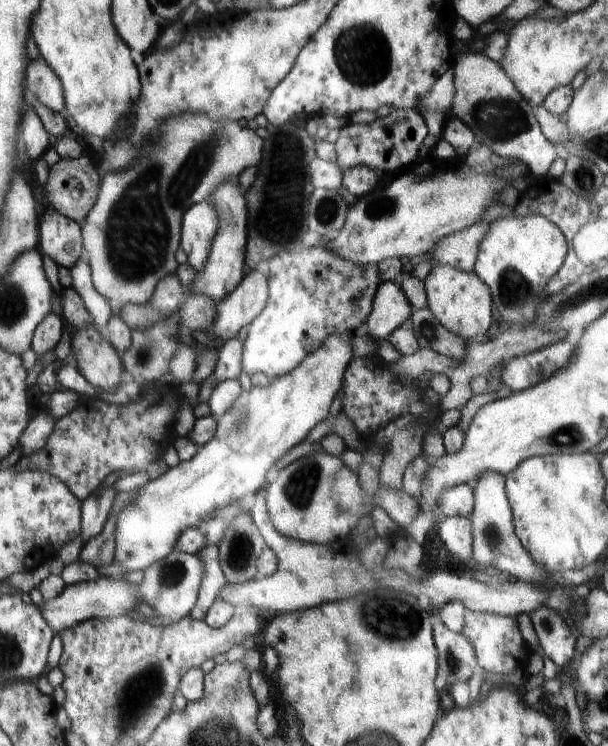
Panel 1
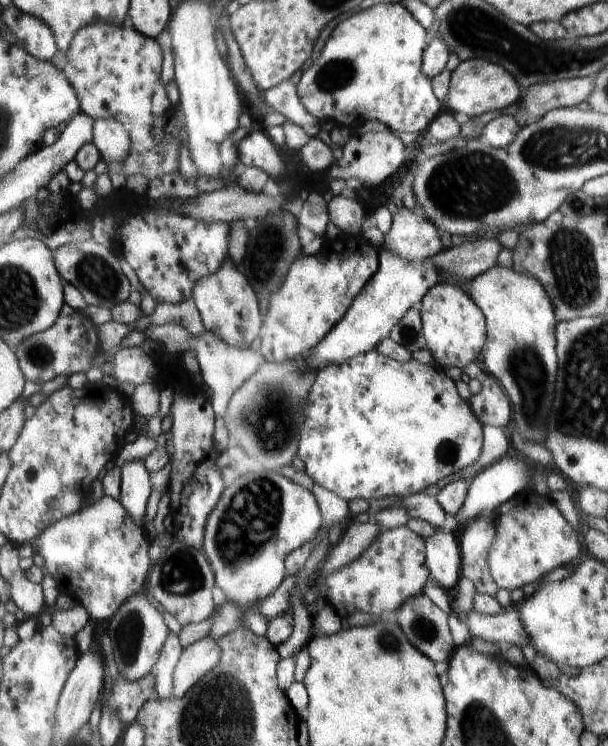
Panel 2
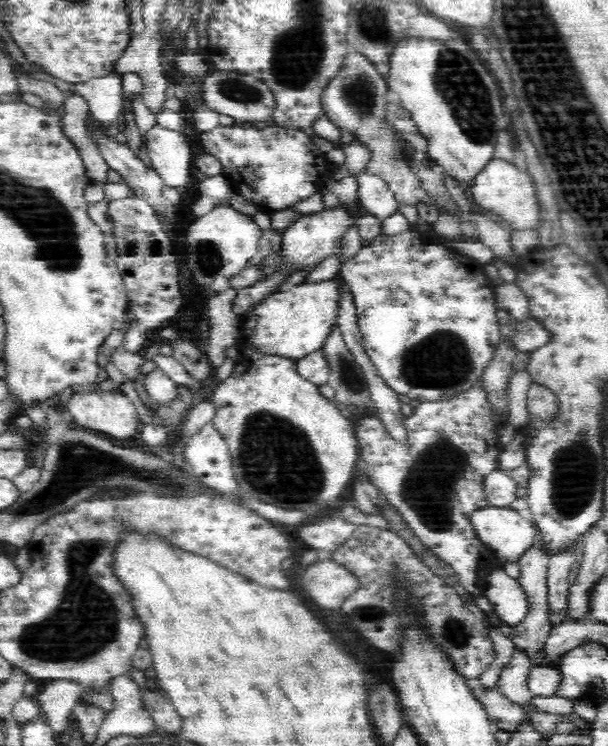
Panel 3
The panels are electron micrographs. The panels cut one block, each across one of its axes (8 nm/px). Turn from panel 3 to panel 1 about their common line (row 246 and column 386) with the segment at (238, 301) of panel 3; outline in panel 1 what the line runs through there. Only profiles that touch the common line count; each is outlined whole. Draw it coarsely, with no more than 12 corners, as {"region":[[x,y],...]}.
{"region":[[397,280],[383,281],[363,333],[376,343],[413,309]]}

